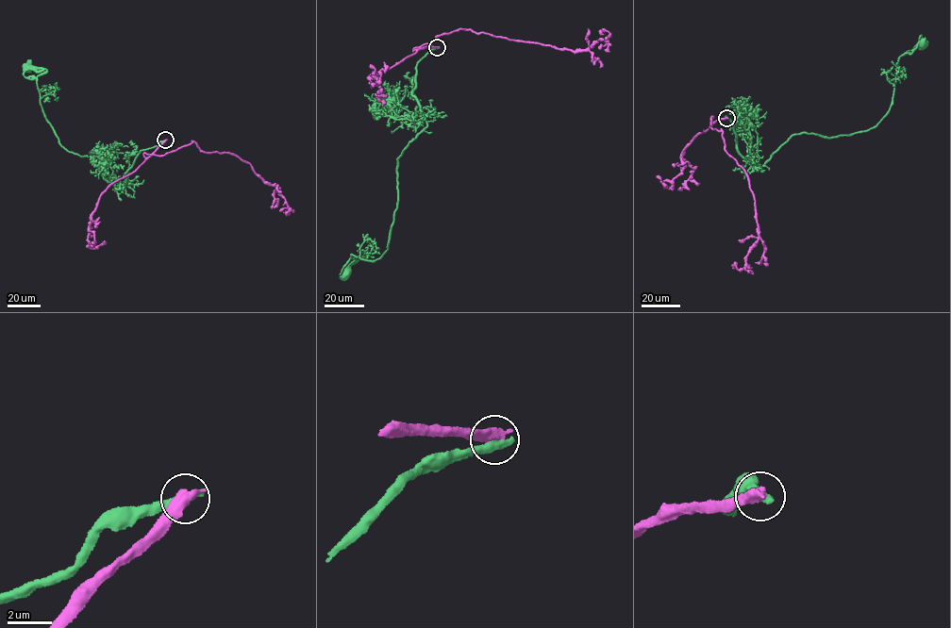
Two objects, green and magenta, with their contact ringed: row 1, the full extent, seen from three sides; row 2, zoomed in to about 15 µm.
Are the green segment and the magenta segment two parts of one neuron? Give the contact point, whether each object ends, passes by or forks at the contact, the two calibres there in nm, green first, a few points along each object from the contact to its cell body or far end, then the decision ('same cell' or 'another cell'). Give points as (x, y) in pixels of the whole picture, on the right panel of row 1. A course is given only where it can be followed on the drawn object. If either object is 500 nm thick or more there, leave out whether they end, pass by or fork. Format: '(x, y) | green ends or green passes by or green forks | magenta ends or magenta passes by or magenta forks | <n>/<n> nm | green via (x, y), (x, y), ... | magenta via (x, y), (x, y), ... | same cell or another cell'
(726, 118) | 460/600 nm | green via (727, 118), (737, 151), (759, 169), (792, 135), (830, 137), (868, 130), (888, 112), (898, 58), (923, 43) | magenta via (727, 118), (712, 117), (709, 127), (746, 173), (759, 237), (735, 268) | another cell

